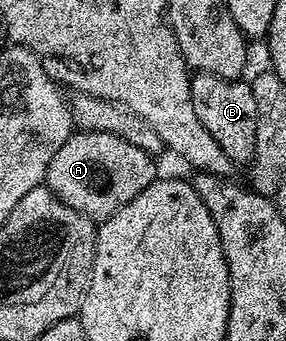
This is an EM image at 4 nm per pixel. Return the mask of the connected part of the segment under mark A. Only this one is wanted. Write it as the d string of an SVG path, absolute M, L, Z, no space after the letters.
M78 130L64 142L64 146L60 146L60 150L56 150L44 184L56 198L60 198L60 202L64 202L64 206L72 206L72 210L88 219L101 222L132 202L136 194L156 179L154 160L151 153L132 146L132 142L124 142L124 138L116 138L116 134Z

